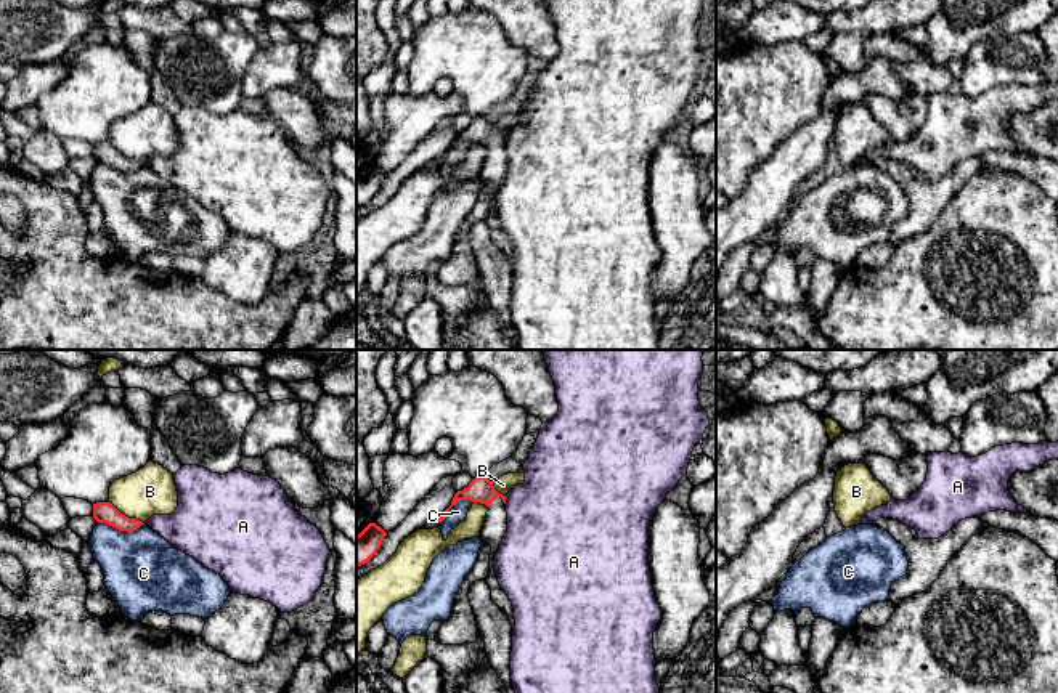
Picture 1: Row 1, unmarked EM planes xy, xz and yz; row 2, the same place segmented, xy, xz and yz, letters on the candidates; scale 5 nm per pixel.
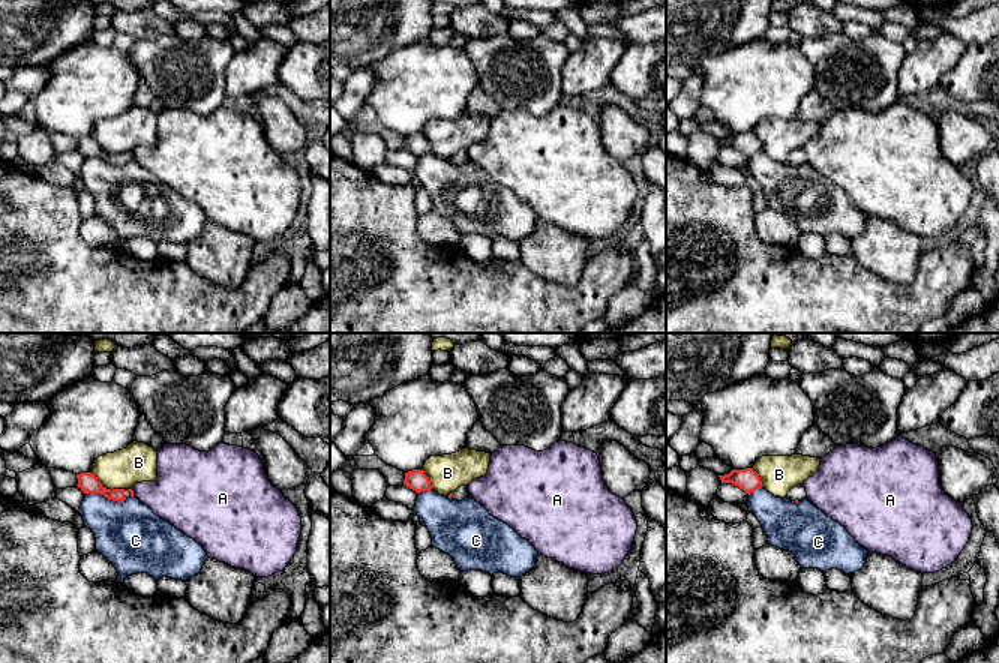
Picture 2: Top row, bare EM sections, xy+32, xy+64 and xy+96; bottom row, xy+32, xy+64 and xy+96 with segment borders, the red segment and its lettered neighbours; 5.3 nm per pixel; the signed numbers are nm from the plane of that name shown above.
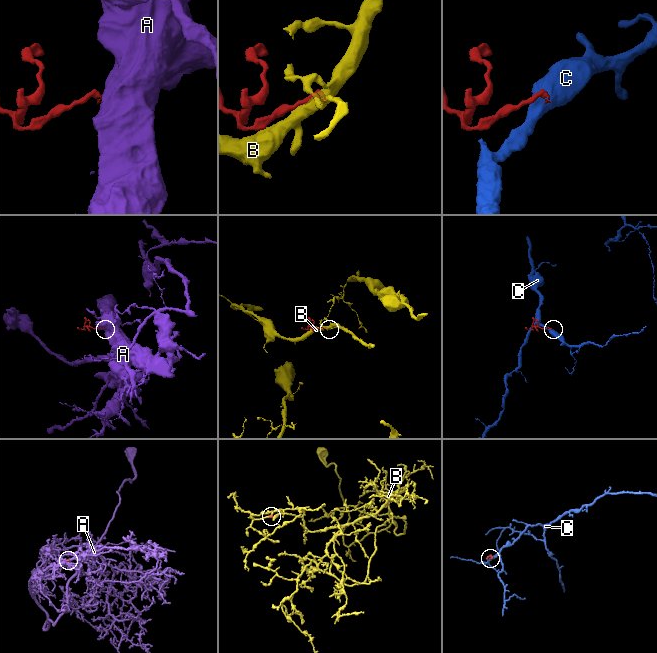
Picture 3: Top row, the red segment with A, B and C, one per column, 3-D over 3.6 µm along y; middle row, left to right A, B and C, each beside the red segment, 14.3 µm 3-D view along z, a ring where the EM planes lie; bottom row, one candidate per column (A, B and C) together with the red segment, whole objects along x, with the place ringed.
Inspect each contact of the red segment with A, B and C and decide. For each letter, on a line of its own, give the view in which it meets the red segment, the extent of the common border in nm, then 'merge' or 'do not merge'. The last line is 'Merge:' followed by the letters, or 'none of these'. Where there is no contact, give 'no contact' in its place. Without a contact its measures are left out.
A: xz | 50 nm | do not merge
B: xy | 200 nm | do not merge
C: xy | 240 nm | do not merge
Merge: none of these

